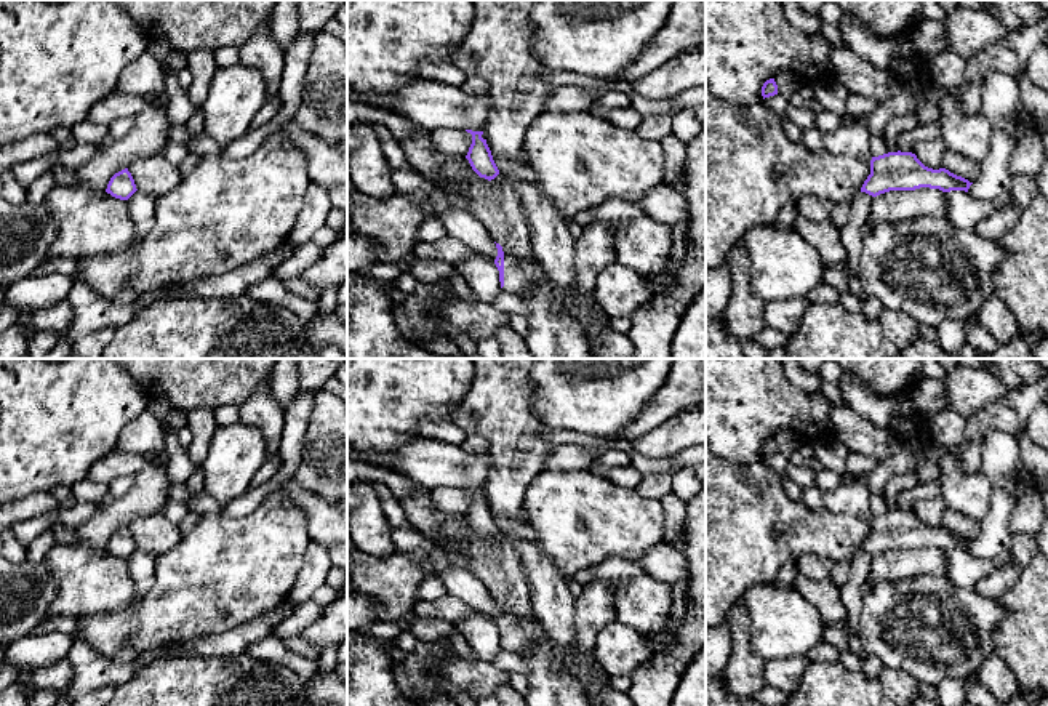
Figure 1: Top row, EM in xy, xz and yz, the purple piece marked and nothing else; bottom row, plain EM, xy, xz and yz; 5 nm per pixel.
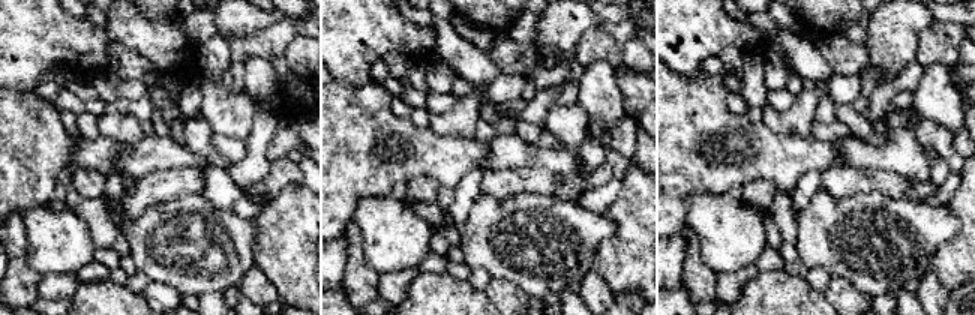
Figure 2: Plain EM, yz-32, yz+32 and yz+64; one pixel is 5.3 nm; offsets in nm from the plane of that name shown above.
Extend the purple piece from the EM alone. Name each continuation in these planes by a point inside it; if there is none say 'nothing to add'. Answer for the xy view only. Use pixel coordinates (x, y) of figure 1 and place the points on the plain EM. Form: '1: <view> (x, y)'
nothing to add

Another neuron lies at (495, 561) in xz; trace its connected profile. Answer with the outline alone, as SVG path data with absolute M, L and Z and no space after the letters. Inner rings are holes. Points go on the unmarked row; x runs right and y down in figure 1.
M430 490L413 491L398 498L411 527L429 538L442 540L445 546L458 549L464 557L464 568L474 572L486 586L491 597L504 612L525 620L534 616L530 597L530 583L517 556L514 541L506 533L488 540L480 536L466 515L461 515L462 538L448 540L442 533L442 523L450 517L432 507Z

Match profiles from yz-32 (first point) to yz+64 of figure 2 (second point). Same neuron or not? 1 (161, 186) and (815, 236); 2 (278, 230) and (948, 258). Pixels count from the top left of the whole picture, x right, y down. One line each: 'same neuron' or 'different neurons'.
1: different neurons
2: same neuron

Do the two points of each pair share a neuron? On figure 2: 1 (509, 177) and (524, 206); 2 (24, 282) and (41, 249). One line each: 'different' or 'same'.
1: different
2: different

